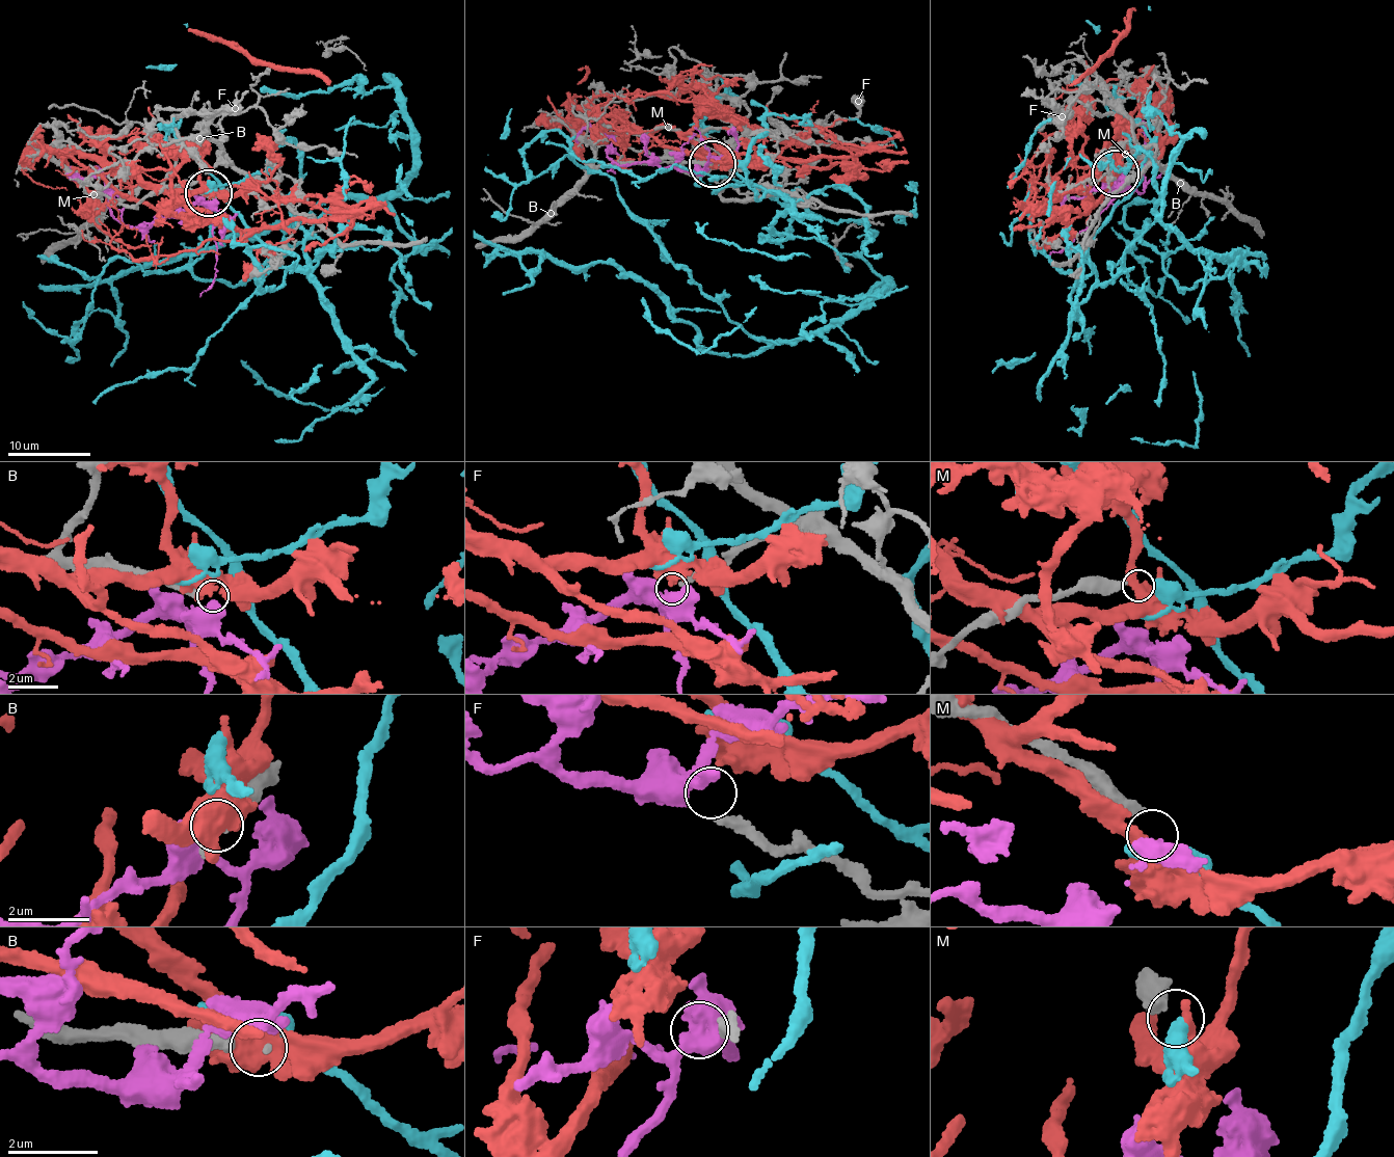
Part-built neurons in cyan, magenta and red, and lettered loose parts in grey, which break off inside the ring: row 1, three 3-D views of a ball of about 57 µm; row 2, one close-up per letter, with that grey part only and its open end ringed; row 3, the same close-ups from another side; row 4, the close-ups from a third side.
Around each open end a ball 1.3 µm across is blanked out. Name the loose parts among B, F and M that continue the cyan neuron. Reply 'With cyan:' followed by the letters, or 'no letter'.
With cyan: M

